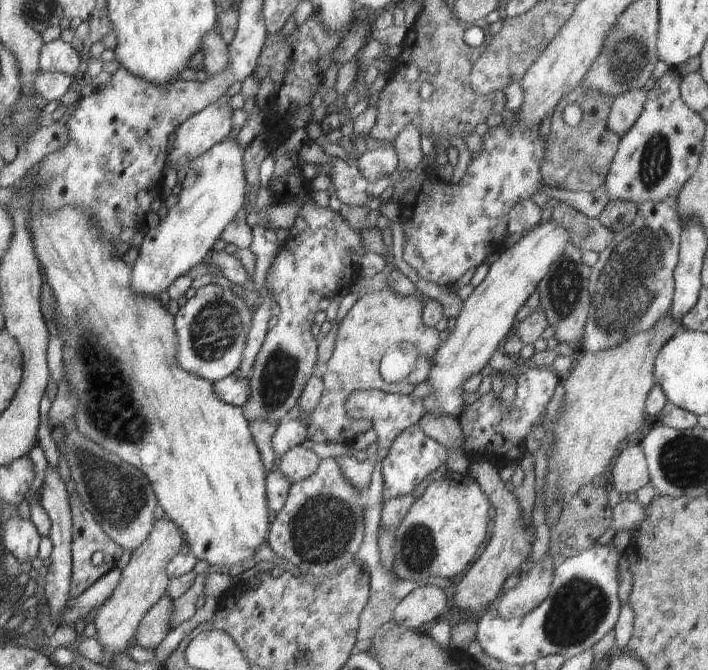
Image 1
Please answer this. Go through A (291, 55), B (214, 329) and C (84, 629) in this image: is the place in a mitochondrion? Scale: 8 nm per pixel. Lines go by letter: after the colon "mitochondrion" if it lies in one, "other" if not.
A: other
B: mitochondrion
C: other

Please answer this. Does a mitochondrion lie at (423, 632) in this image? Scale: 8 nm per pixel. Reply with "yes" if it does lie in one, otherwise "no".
no

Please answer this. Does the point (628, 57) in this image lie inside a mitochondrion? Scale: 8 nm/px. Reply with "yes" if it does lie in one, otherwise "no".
yes

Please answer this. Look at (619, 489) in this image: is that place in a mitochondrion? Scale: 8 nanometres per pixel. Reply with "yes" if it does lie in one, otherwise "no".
no

